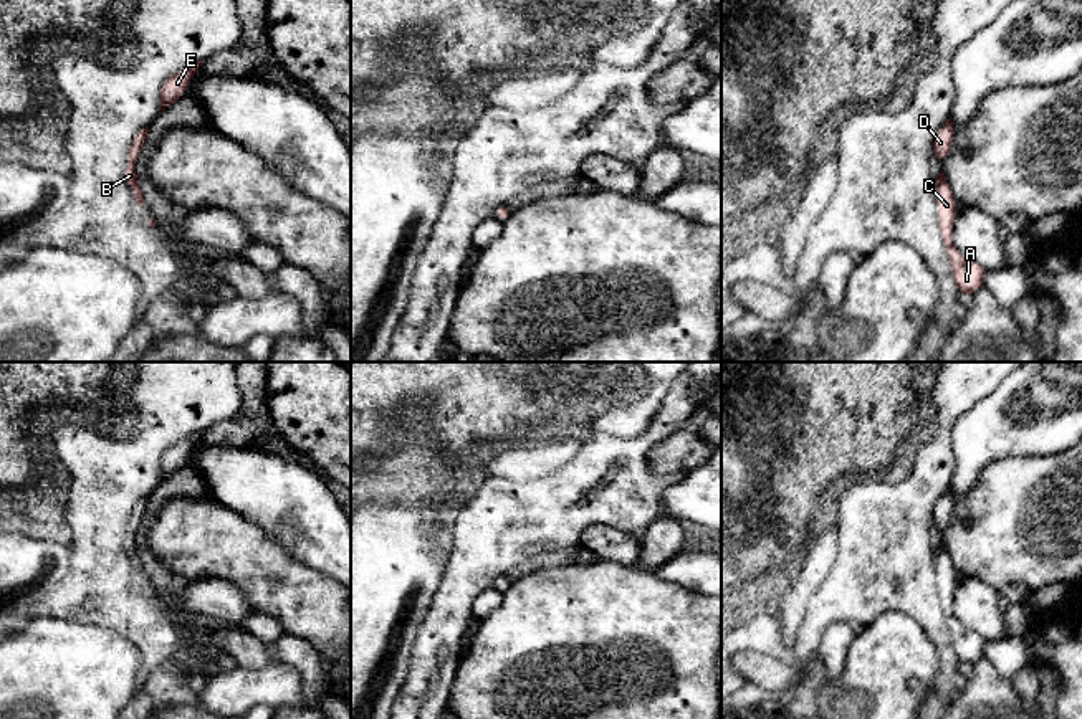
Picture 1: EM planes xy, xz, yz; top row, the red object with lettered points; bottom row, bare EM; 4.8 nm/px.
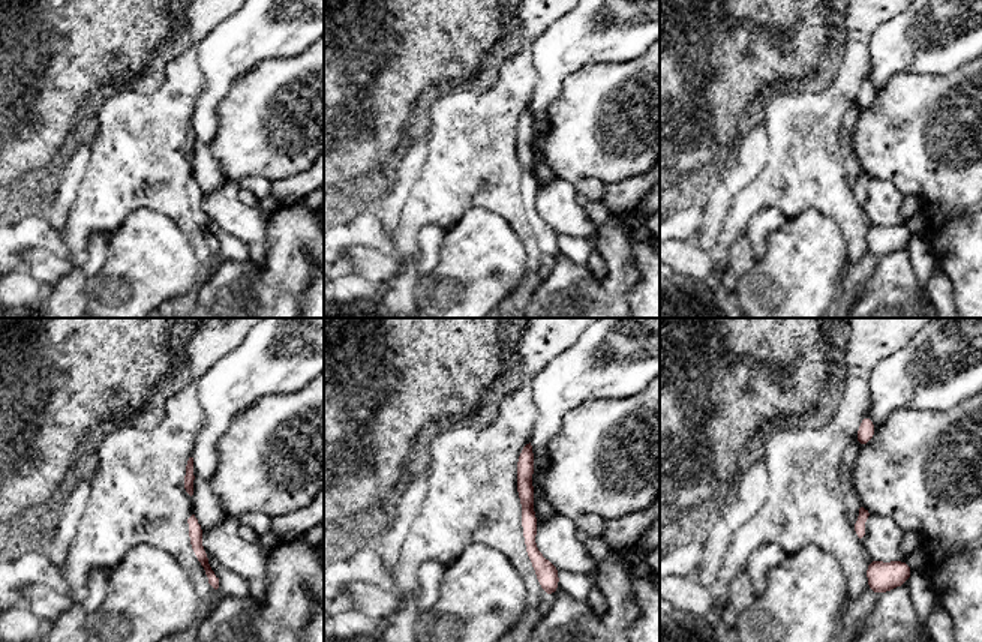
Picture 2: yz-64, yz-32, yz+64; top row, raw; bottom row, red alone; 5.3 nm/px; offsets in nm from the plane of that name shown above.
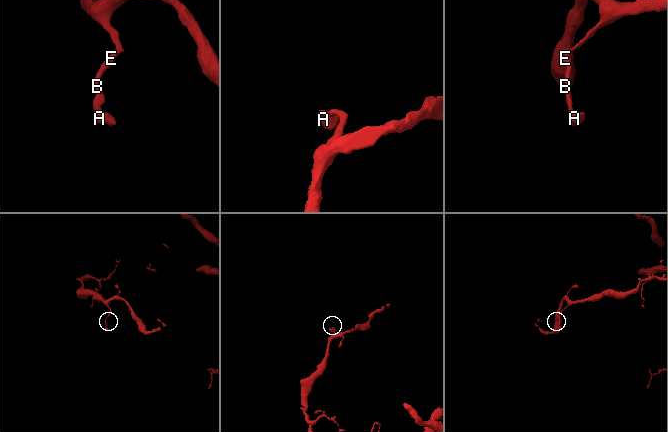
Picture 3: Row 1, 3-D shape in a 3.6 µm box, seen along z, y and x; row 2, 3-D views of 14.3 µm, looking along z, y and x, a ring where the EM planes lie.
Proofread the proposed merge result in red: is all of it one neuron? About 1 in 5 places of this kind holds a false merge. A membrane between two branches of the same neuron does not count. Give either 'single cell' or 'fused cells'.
single cell

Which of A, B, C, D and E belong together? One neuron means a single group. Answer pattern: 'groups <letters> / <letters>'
groups A B C D E

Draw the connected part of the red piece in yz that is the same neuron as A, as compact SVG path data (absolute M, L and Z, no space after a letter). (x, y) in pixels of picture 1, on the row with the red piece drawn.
M943 170L936 177L935 195L938 203L940 233L950 258L951 274L960 293L966 299L983 288L984 276L989 269L963 256L953 245L953 223L958 203L951 193L951 187Z

